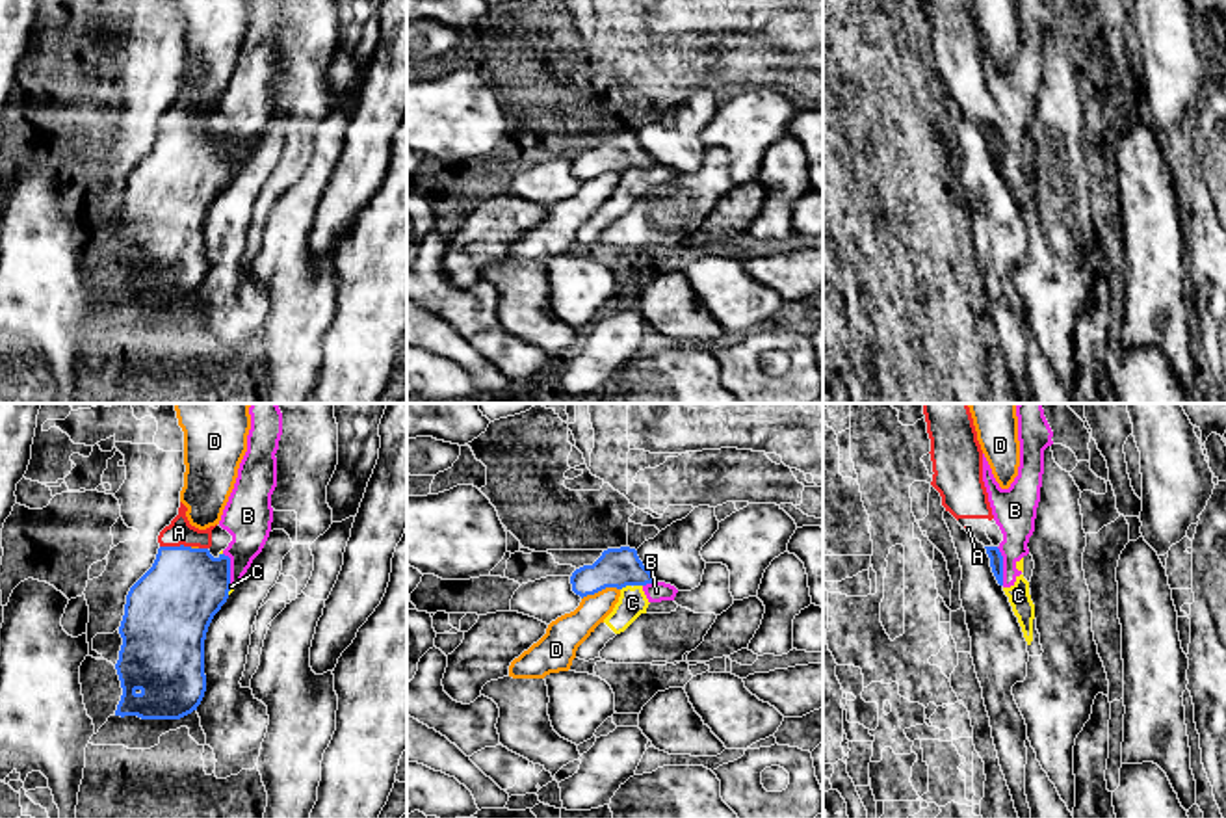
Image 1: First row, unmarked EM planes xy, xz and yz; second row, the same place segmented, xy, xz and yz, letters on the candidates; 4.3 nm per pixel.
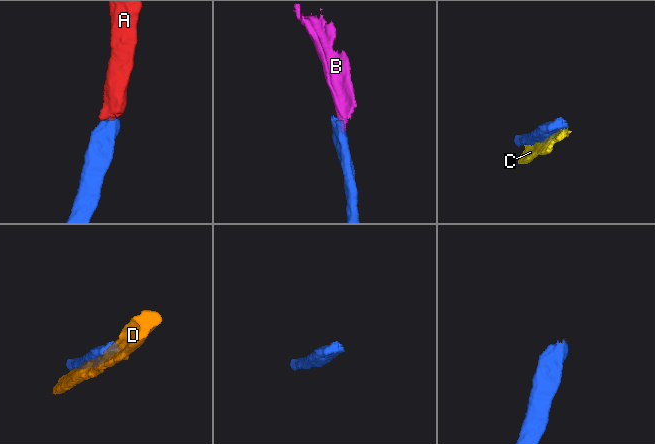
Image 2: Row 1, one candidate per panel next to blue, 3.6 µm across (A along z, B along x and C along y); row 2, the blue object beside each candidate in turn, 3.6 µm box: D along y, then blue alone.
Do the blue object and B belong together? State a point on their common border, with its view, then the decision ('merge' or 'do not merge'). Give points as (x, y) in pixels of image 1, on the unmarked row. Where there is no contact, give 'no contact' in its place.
contact yz (1002, 149); do not merge

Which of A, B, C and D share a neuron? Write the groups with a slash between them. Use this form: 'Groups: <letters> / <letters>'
Groups: A / B C / D

